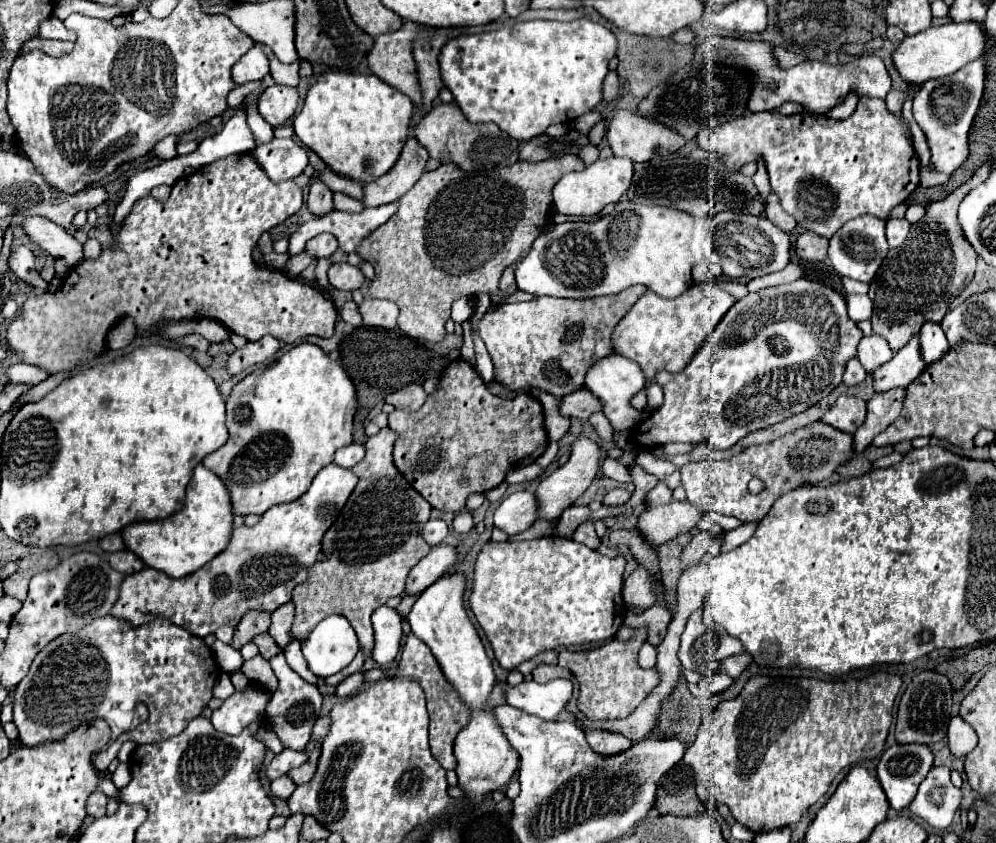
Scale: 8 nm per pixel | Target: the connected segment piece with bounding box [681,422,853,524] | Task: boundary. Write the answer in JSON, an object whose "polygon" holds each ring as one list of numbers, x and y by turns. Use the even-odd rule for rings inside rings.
{"polygon":[[815,422,791,434,785,434,775,442,747,446,743,452,735,454,729,460,689,462,681,468,681,478,685,478,687,500,691,504,697,504,703,514,719,512,725,516,735,516,743,524,749,524,759,522,783,492,829,480,841,464,847,464,853,458,851,444,851,434,839,432,837,428,831,428,823,422],[751,478,761,478,765,482,765,488,759,494,749,492,747,484]]}

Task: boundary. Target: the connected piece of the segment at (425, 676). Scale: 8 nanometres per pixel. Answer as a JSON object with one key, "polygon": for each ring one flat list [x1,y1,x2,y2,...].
{"polygon":[[413,632,407,636,405,648,401,652,401,662,399,662,399,678,413,678,417,680,425,694,427,694,427,710,429,710,429,744,431,744,431,754,437,758,437,762,445,768,445,770,453,770,457,766,457,760,453,756,453,742,455,736,467,726,467,720,471,716,469,708,463,704,463,700,459,700,459,694,455,692,453,684,443,676,443,670,439,668,439,662,435,660,435,656,431,654,431,650,425,646,425,642,421,642,417,636,413,636]]}

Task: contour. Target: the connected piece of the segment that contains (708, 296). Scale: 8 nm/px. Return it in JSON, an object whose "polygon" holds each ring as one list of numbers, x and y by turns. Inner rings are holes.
{"polygon":[[715,282,693,284,675,300,665,300,647,290,631,308,631,312,627,312,627,316,623,316,623,320,615,326,615,352,641,364,647,384,651,384,655,374,661,370,681,372,733,304,735,298,721,290]]}

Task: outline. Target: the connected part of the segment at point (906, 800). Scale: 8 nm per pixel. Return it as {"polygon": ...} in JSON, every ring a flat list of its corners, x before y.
{"polygon":[[895,744,883,752,877,778,893,810,905,810,933,766,933,752,923,744]]}

